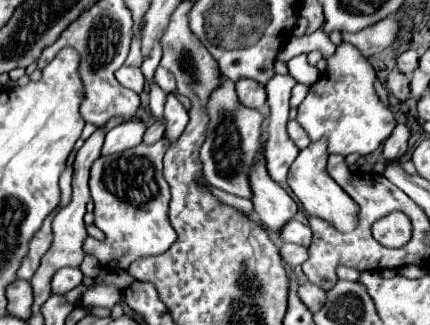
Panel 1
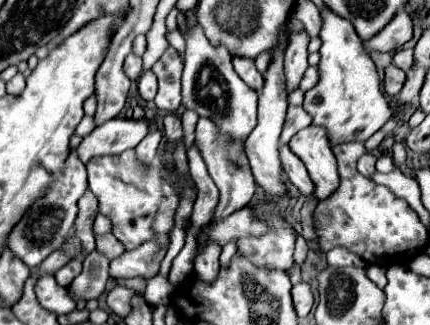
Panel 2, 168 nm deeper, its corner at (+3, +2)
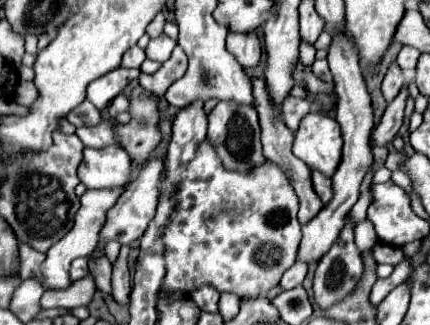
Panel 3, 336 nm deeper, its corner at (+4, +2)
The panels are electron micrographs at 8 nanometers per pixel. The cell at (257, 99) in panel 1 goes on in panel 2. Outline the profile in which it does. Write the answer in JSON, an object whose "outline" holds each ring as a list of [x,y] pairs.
{"outline":[[[233,58],[233,68],[235,68],[235,72],[239,74],[239,78],[241,78],[249,88],[253,88],[255,92],[259,92],[259,90],[263,88],[263,76],[261,76],[261,72],[255,68],[255,62],[253,62],[253,60]]]}

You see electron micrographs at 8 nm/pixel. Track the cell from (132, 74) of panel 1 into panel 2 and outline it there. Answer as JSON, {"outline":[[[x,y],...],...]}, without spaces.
{"outline":[[[133,52],[125,58],[125,64],[123,64],[123,72],[127,74],[127,78],[131,80],[131,82],[137,82],[137,78],[141,76],[141,72],[143,72],[143,66],[141,66],[141,58],[139,56],[135,56]]]}

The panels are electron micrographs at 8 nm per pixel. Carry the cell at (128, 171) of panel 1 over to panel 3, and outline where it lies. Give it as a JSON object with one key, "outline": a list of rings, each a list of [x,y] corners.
{"outline":[[[84,148],[78,176],[86,188],[126,186],[132,176],[132,162],[122,148]]]}

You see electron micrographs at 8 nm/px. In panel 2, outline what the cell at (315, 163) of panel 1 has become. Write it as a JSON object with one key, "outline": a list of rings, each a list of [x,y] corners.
{"outline":[[[319,126],[303,128],[299,134],[293,136],[289,148],[291,152],[295,152],[295,156],[299,154],[309,172],[309,178],[315,186],[313,198],[325,200],[327,196],[331,196],[339,186],[339,174],[325,128]]]}

